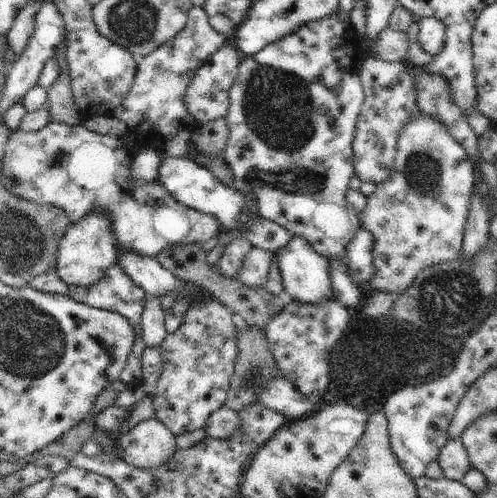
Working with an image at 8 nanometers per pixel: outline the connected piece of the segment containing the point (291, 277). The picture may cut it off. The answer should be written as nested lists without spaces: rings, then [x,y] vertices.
[[[292,235],[290,242],[275,252],[278,256],[278,266],[282,274],[283,290],[288,293],[294,302],[300,304],[324,304],[326,300],[336,300],[332,292],[332,280],[330,280],[330,262],[321,254],[314,252],[310,242],[304,238]]]

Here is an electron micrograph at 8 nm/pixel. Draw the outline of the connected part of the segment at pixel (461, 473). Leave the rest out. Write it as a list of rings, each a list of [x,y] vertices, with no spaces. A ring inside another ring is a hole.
[[[461,438],[450,439],[440,450],[437,461],[443,476],[453,481],[461,481],[472,468]]]

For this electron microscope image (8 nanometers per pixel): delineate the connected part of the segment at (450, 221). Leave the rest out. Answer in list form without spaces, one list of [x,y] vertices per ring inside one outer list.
[[[422,113],[402,127],[390,178],[385,183],[377,184],[374,194],[368,197],[366,208],[356,213],[361,226],[374,236],[374,276],[369,282],[373,292],[400,296],[414,284],[422,270],[460,257],[474,182],[472,161],[442,122]]]

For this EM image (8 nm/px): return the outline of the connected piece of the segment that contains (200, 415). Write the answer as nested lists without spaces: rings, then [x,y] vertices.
[[[200,294],[192,301],[184,314],[184,322],[176,332],[167,333],[162,342],[162,374],[156,384],[156,394],[153,396],[155,416],[174,436],[184,432],[193,432],[206,426],[206,420],[225,405],[230,390],[231,376],[234,372],[235,360],[238,356],[238,327],[234,324],[234,313],[216,298]]]

